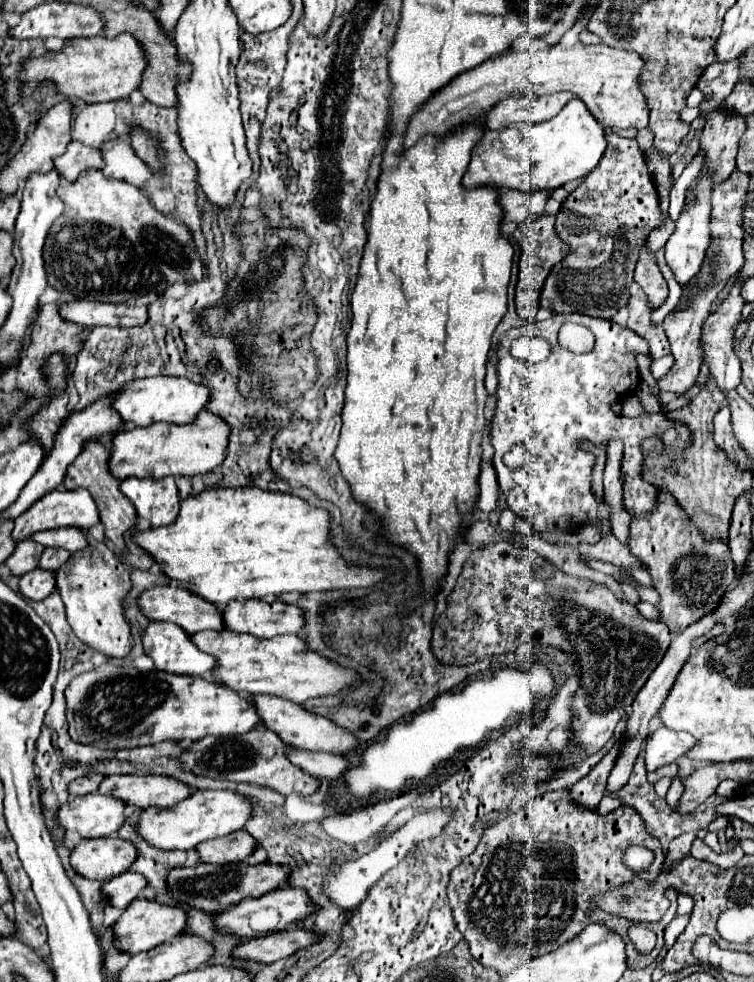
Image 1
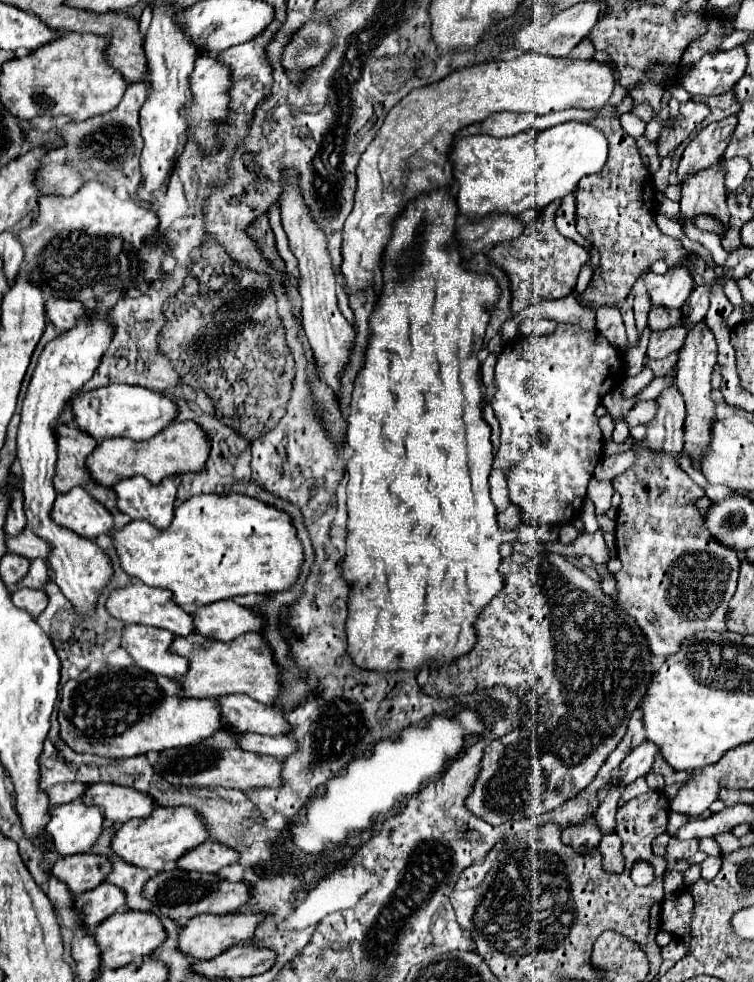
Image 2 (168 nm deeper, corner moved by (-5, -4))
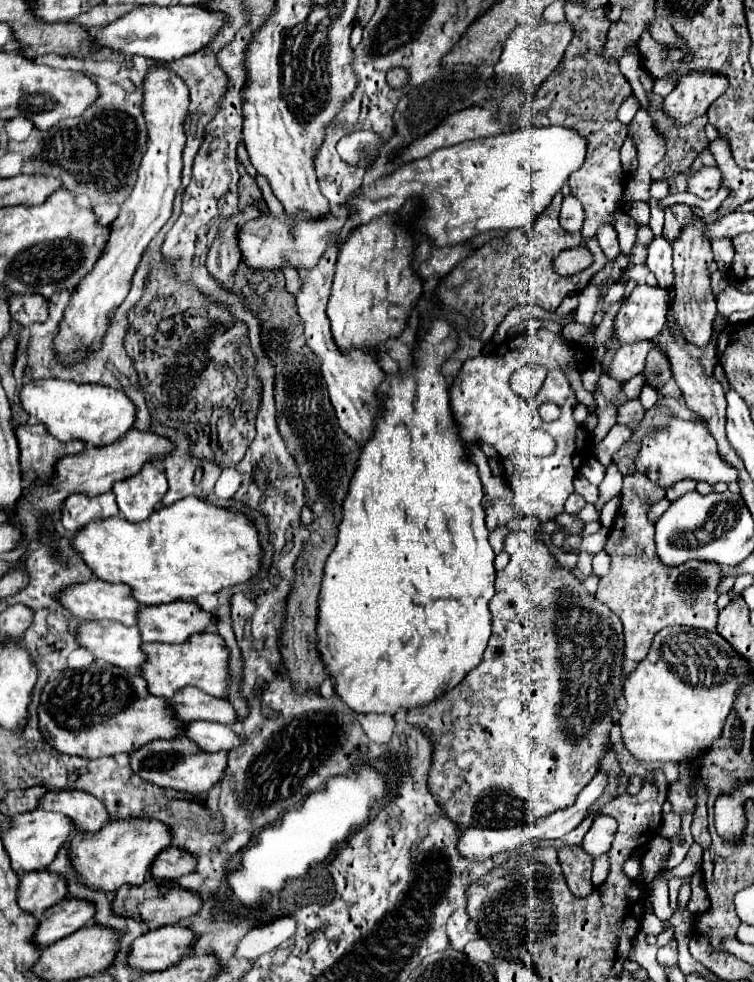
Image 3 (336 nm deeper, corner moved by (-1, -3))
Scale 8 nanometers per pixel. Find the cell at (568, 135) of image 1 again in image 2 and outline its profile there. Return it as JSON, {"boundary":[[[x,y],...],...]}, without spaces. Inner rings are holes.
{"boundary":[[[568,121],[544,131],[522,131],[496,139],[490,135],[462,137],[450,149],[450,163],[458,183],[456,203],[460,215],[478,221],[494,213],[518,215],[526,209],[544,209],[554,199],[572,193],[578,181],[598,173],[608,157],[606,137],[592,125]]]}

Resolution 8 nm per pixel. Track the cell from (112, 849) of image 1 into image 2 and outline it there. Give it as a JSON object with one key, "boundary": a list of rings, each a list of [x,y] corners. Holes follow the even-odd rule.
{"boundary":[[[90,853],[62,857],[50,869],[50,875],[62,881],[72,895],[98,887],[108,873],[110,861],[106,857]]]}

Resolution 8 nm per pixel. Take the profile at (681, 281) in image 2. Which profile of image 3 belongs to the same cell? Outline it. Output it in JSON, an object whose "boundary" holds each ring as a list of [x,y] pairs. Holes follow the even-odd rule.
{"boundary":[[[638,284],[622,302],[616,314],[616,334],[622,344],[632,340],[656,340],[666,324],[670,306],[670,290],[662,286]]]}

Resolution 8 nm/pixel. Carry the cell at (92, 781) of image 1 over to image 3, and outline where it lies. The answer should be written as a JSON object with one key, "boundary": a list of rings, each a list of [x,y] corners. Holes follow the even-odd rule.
{"boundary":[[[34,786],[26,790],[10,790],[2,800],[2,812],[8,816],[14,816],[14,814],[36,810],[46,792],[48,790],[44,786]]]}

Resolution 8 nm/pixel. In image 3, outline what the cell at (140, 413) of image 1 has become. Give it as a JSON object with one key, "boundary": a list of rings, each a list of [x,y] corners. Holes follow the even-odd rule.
{"boundary":[[[32,380],[28,386],[22,388],[20,404],[30,416],[38,418],[58,440],[82,440],[98,448],[118,442],[136,420],[136,406],[126,396],[126,392],[100,384]]]}

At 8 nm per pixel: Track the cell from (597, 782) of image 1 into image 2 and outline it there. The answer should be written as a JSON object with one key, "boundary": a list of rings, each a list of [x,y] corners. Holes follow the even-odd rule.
{"boundary":[[[590,819],[578,827],[568,827],[564,833],[562,833],[562,841],[564,845],[576,849],[578,853],[590,853],[592,849],[598,847],[602,839],[602,833],[598,831],[596,827],[596,821]]]}

